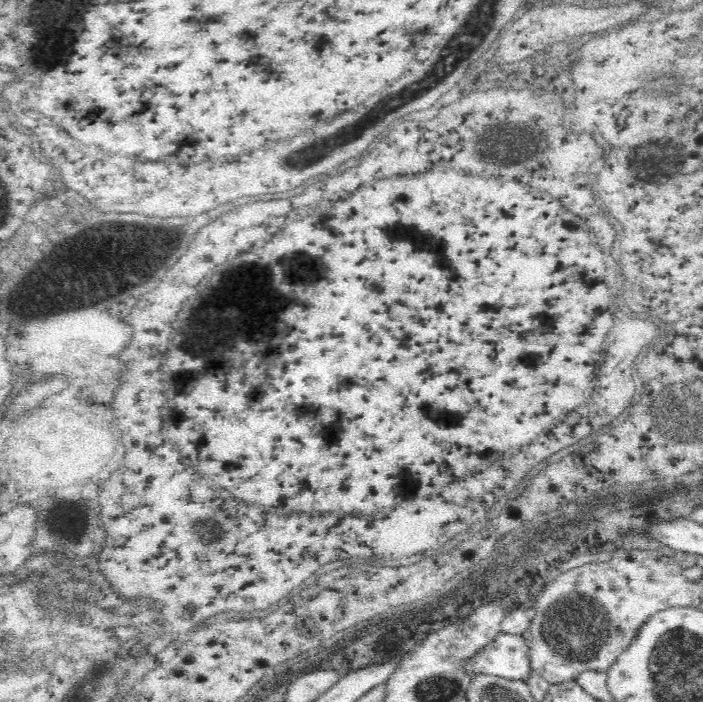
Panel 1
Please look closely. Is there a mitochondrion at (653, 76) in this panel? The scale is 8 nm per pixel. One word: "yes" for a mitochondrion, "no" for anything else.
yes

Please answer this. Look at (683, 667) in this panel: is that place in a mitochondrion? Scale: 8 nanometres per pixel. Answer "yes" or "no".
yes

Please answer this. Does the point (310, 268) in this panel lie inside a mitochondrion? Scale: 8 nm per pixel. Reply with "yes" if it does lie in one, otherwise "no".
yes

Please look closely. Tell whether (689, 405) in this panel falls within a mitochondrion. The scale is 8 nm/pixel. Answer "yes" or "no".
yes

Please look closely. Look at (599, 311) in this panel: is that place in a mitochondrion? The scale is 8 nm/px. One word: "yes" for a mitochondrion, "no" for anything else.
no

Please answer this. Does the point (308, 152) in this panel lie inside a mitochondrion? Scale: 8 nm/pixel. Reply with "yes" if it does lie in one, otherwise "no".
yes

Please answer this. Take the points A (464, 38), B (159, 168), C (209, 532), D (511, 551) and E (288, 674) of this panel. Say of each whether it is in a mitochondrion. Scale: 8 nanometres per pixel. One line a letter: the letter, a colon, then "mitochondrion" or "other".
A: mitochondrion
B: other
C: mitochondrion
D: mitochondrion
E: other

